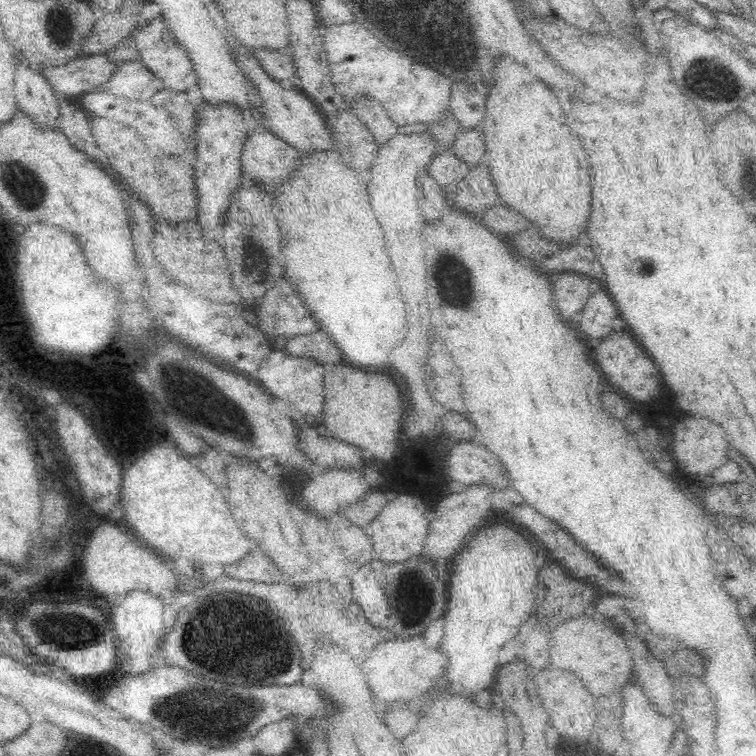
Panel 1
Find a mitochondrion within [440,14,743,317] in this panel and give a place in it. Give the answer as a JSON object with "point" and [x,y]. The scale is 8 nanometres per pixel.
{"point":[705,79]}

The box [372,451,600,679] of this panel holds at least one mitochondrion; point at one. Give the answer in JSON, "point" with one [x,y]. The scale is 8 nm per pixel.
{"point":[421,600]}

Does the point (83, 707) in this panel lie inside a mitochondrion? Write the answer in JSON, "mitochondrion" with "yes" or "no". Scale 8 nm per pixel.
{"mitochondrion":"no"}

